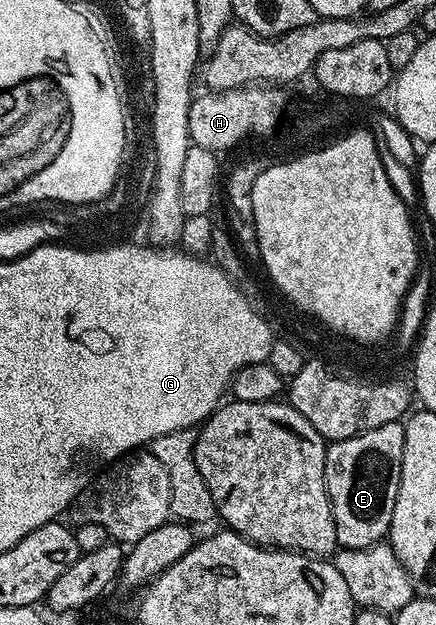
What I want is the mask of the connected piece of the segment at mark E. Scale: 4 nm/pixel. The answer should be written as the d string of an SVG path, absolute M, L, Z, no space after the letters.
M401 420L389 421L377 429L367 430L355 437L330 443L325 449L325 489L337 527L337 542L341 548L370 548L388 537L391 514L395 514L395 498L401 481L401 459L405 425Z

